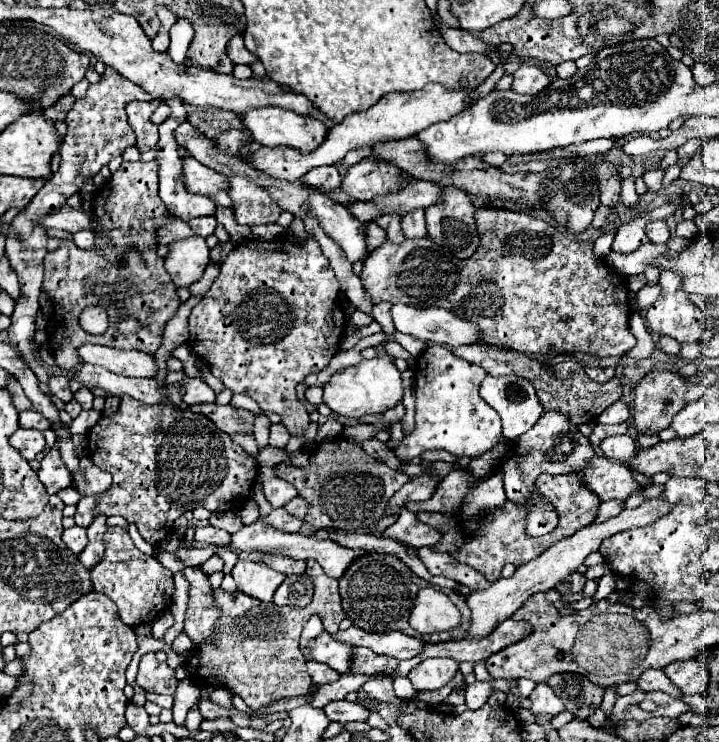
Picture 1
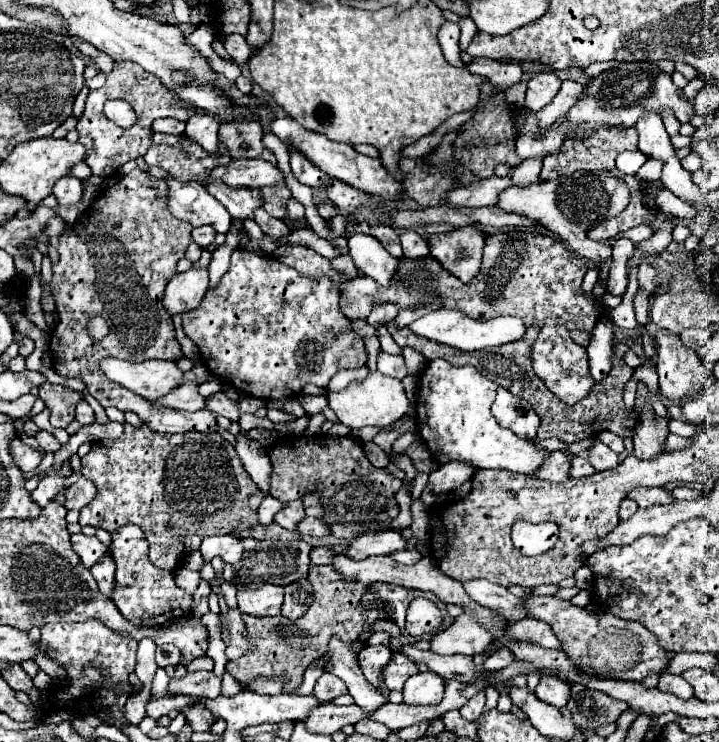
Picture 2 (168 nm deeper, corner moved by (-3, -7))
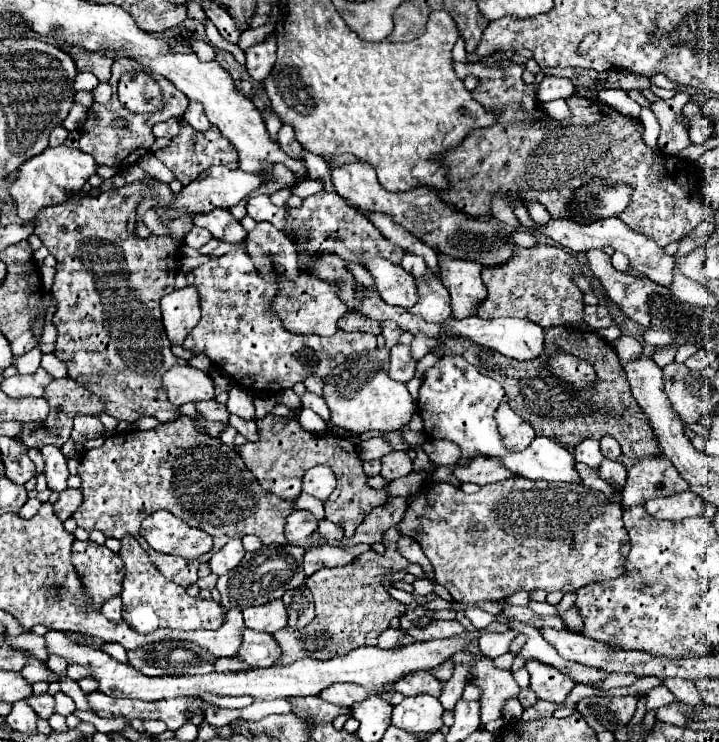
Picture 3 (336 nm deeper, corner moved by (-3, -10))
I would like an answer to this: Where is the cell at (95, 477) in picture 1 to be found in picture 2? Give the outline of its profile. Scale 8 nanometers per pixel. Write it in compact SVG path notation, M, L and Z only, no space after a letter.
M80 477L76 483L72 483L68 489L66 489L66 503L64 507L70 511L70 509L76 509L80 511L84 505L88 505L94 495L96 495L96 485L84 477Z

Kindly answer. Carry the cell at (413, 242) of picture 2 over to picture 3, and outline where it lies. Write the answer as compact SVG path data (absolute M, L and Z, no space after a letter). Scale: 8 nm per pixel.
M406 252L402 258L402 268L412 274L414 278L422 278L426 274L426 262L422 256L416 256L412 252Z

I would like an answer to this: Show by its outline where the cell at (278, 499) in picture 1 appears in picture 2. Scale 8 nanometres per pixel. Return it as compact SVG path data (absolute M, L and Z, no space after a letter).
M290 501L290 503L286 505L286 509L282 509L282 511L274 517L274 521L276 521L280 527L284 527L284 529L294 531L304 517L306 517L306 513L304 513L302 503L300 503L300 501Z

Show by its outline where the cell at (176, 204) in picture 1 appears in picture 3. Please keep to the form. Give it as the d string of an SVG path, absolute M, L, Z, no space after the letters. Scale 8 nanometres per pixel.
M210 210L208 214L192 214L196 226L206 228L214 238L224 242L242 242L246 238L246 230L238 220L232 218L228 210Z

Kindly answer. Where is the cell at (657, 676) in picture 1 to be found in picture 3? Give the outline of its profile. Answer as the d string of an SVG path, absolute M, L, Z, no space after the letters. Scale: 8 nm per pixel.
M664 678L662 684L676 696L678 702L688 704L688 706L696 706L702 702L696 686L692 680L684 680L684 678Z

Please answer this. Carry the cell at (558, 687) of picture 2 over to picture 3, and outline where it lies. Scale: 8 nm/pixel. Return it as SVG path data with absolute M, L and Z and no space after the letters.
M530 660L530 662L526 662L526 668L530 672L530 688L542 700L560 704L568 698L570 690L576 686L568 676L564 676L556 668L546 666L542 662Z

